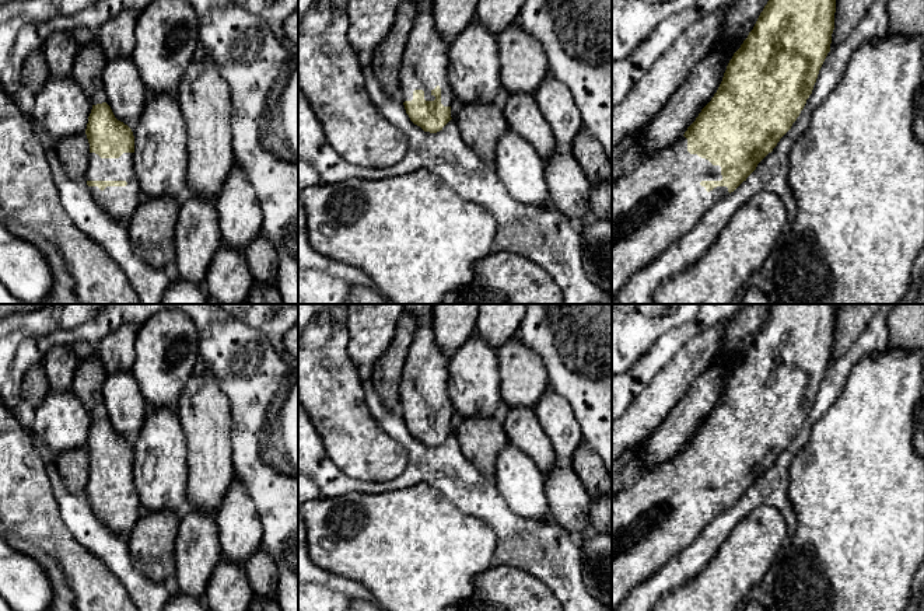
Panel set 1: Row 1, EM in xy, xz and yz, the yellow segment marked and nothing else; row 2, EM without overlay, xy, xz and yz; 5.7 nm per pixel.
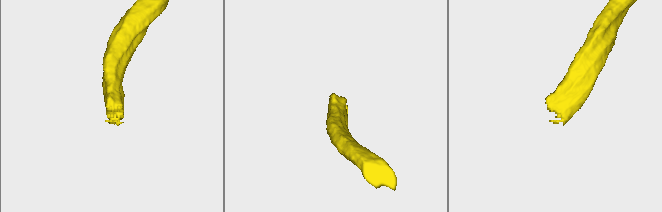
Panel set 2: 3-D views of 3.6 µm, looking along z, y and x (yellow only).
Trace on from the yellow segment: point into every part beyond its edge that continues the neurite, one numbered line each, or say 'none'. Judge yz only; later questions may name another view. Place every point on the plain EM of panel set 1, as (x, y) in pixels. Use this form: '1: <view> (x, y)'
1: yz (661, 513)

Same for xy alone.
1: xy (119, 516)

